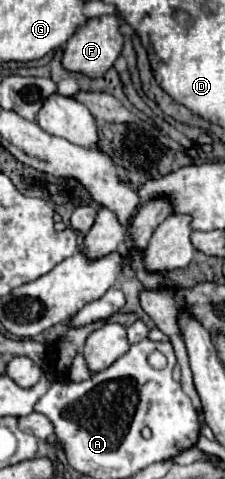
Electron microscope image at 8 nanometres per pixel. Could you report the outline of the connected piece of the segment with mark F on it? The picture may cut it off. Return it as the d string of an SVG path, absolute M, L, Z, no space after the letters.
M116 16L90 18L66 42L66 48L64 48L64 54L62 54L62 66L68 72L78 72L78 74L84 74L88 78L100 78L100 76L106 74L108 68L112 68L114 60L120 56L122 42L124 40L122 40L122 34L118 30L118 18Z

